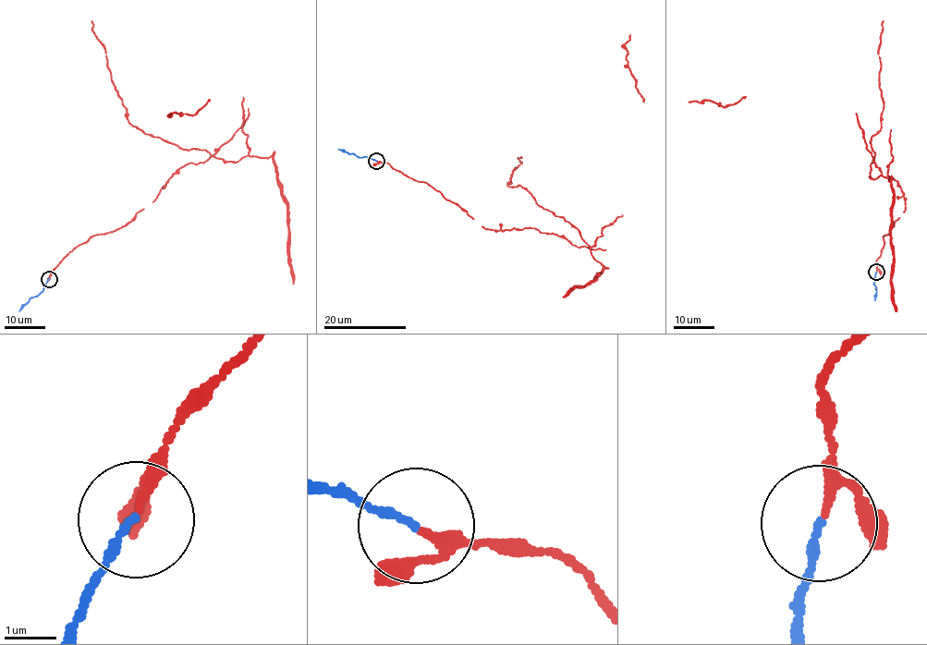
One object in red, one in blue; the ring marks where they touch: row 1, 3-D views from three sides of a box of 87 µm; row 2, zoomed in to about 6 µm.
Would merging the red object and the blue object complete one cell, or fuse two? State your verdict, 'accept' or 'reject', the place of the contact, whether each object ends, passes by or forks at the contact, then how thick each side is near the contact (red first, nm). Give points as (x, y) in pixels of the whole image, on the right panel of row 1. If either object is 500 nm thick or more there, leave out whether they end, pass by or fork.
accept; at (876, 272); red passes by; blue ends there; 130 nm thick on the red side, 150 nm on the other

